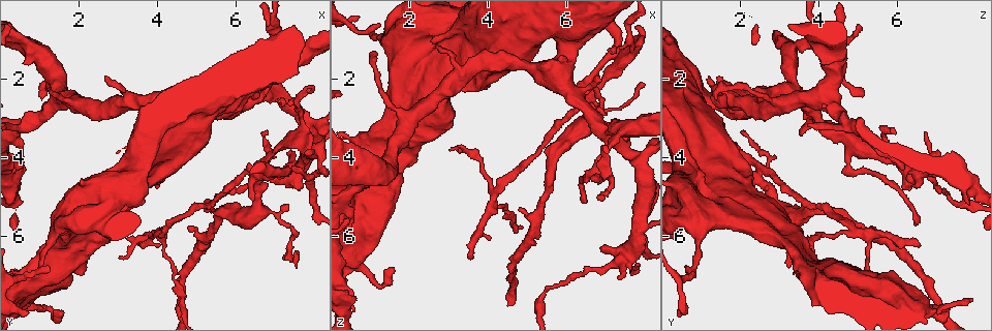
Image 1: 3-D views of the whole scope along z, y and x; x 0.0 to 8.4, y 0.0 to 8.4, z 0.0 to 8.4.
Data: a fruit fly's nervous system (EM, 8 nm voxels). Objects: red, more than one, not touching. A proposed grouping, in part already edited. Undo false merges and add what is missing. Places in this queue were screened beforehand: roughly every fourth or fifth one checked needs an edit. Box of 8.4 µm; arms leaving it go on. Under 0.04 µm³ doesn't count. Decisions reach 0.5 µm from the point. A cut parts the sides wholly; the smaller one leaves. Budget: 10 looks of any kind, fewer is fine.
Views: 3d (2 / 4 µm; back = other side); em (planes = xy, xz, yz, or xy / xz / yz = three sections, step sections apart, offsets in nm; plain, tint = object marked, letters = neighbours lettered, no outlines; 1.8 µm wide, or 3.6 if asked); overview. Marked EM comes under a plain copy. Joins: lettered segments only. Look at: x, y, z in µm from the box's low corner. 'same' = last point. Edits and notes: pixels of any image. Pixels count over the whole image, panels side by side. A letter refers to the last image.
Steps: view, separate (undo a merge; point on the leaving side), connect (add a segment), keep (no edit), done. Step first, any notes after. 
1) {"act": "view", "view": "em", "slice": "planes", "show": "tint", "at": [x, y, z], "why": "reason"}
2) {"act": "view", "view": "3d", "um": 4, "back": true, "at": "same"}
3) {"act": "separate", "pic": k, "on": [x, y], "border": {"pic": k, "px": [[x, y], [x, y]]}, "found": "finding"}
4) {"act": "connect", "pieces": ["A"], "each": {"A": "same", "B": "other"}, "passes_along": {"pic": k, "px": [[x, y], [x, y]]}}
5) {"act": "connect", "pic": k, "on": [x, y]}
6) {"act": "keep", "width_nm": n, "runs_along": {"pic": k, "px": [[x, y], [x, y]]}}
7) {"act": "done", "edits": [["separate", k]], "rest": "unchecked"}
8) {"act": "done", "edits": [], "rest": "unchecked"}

{"act": "view", "view": "3d", "um": 4, "at": [6.45, 4.50, 2.45], "why": "looks like a crossing"}

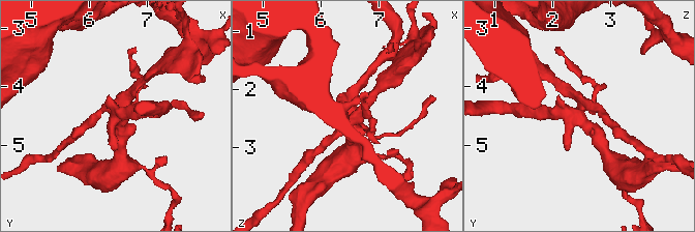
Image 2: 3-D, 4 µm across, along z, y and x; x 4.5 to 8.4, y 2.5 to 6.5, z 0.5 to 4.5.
{"act": "view", "view": "em", "slice": "planes", "show": "letters", "at": [6.55, 4.45, 2.50], "why": "shape alone is not enough"}

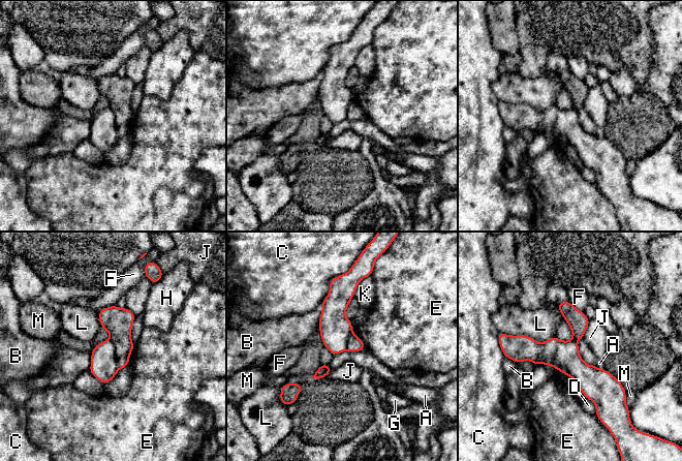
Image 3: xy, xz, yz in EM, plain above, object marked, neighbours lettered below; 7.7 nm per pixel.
{"act": "separate", "pic": 3, "on": [118, 323], "each": {"A": "other", "B": "other", "C": "other", "D": "other", "E": "other", "F": "other", "G": "other", "H": "other", "J": "other", "K": "other", "L": "other", "M": "other"}, "border": {"pic": 3, "px": [[110, 339], [115, 348], [118, 369]]}, "found": "a second neuron is stuck on"}

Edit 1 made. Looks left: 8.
{"act": "view", "view": "3d", "um": 4, "back": true, "at": [4.80, 5.80, 5.35], "why": "an open end"}

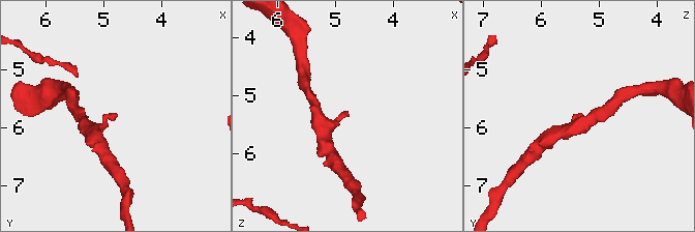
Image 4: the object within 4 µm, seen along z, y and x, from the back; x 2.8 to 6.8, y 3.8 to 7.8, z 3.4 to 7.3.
{"act": "view", "view": "em", "slice": "planes", "show": "letters", "at": [4.75, 5.80, 5.30]}

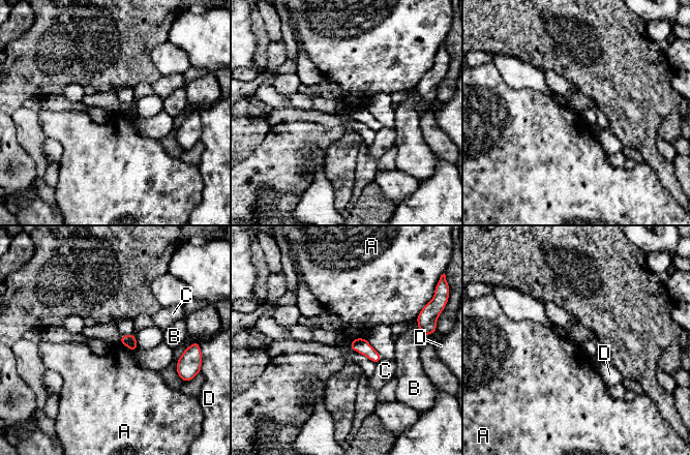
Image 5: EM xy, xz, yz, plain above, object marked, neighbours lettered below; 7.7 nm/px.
{"act": "keep", "each": {"A": "other", "B": "other", "C": "other", "D": "other"}, "border": {"pic": 5, "px": [[120, 342], [134, 352]]}, "found": "no lettered segment goes on from it"}

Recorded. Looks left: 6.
{"act": "done", "edits": [["separate", 3]], "rest": "unchecked"}

